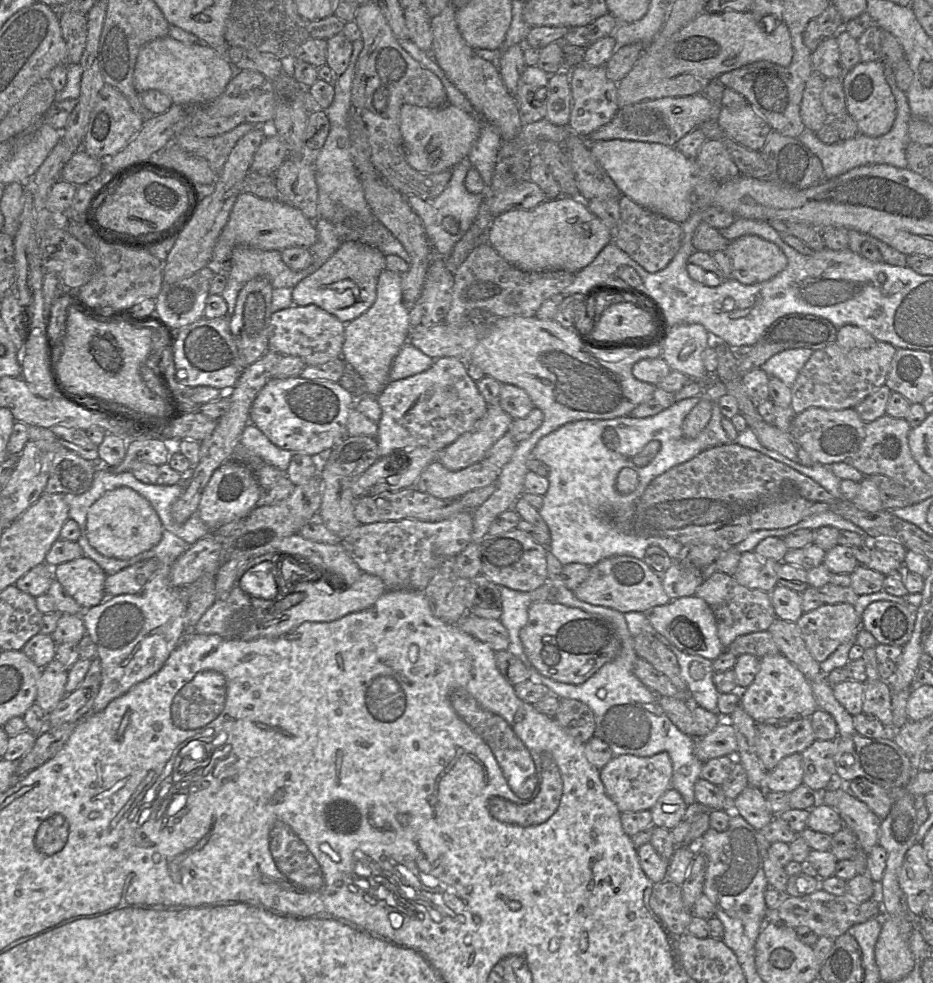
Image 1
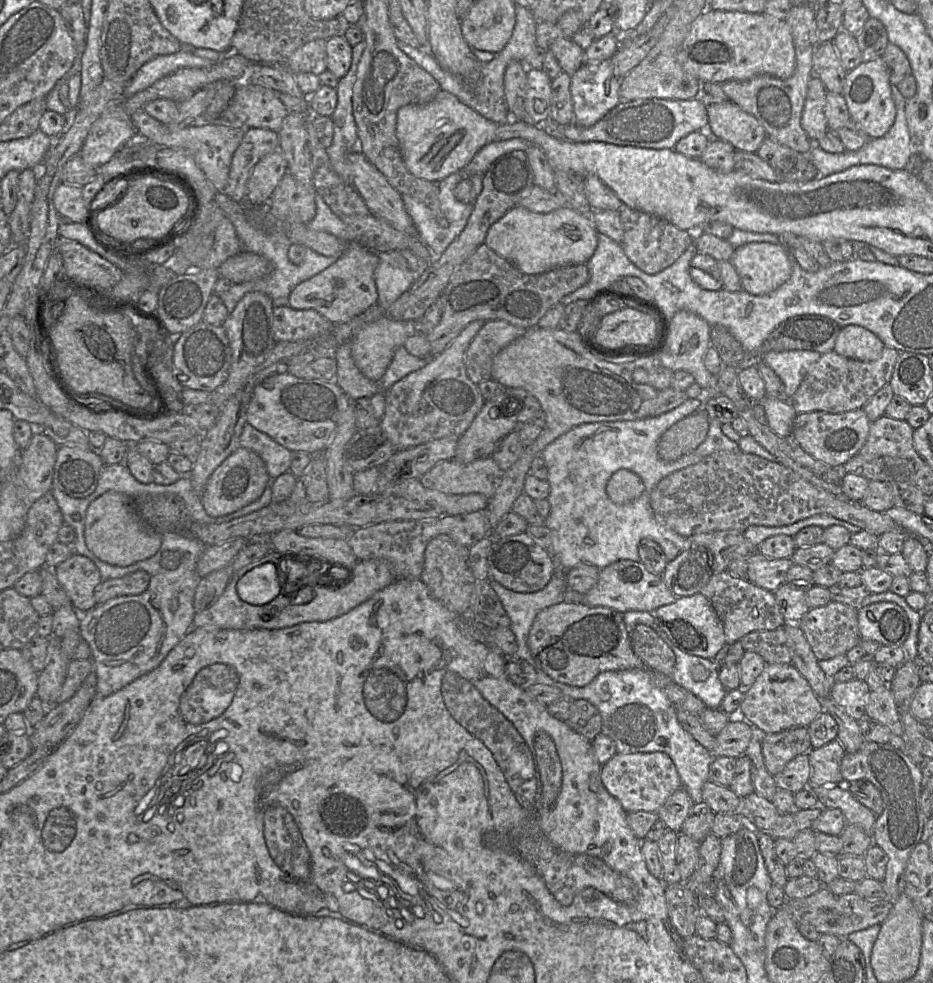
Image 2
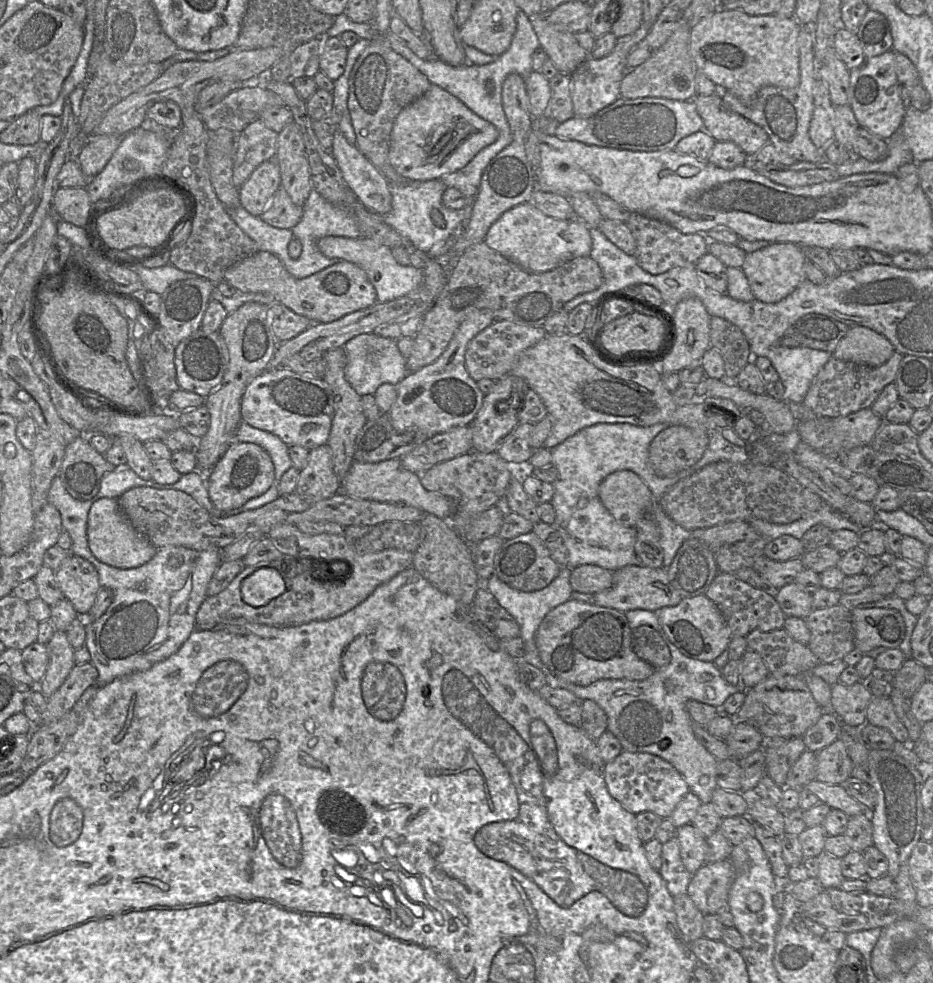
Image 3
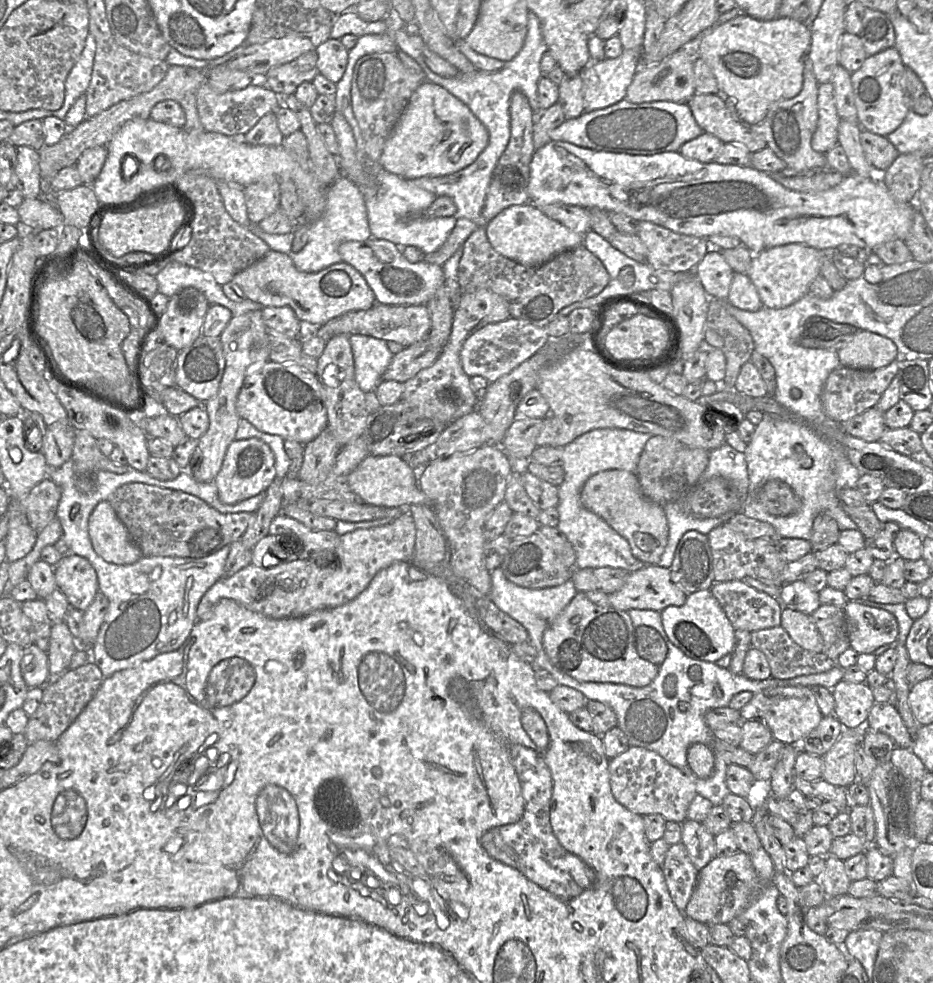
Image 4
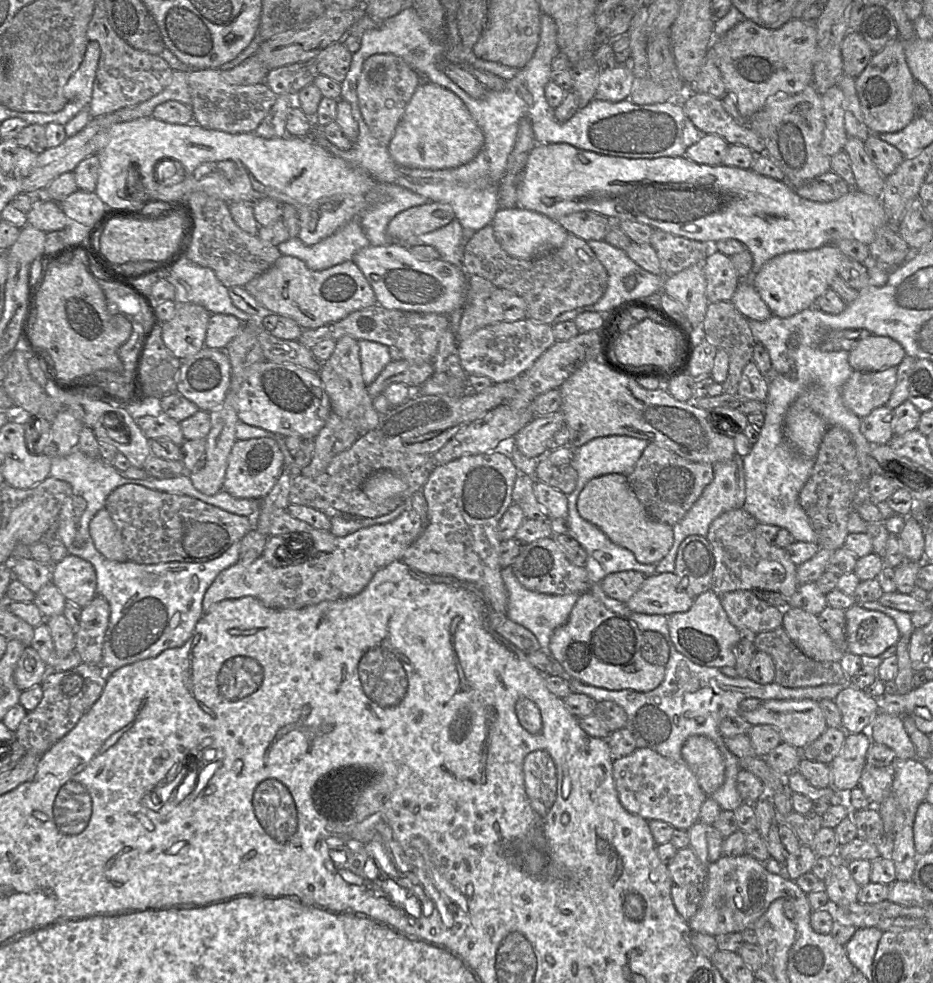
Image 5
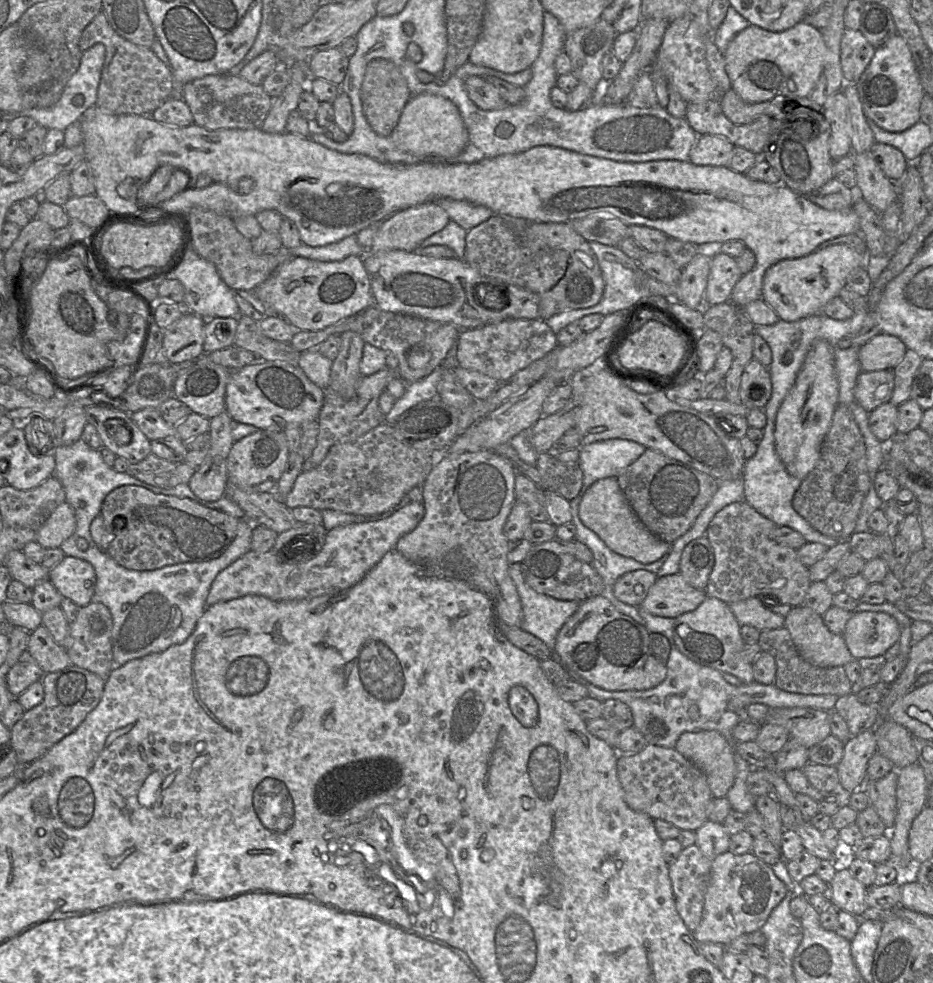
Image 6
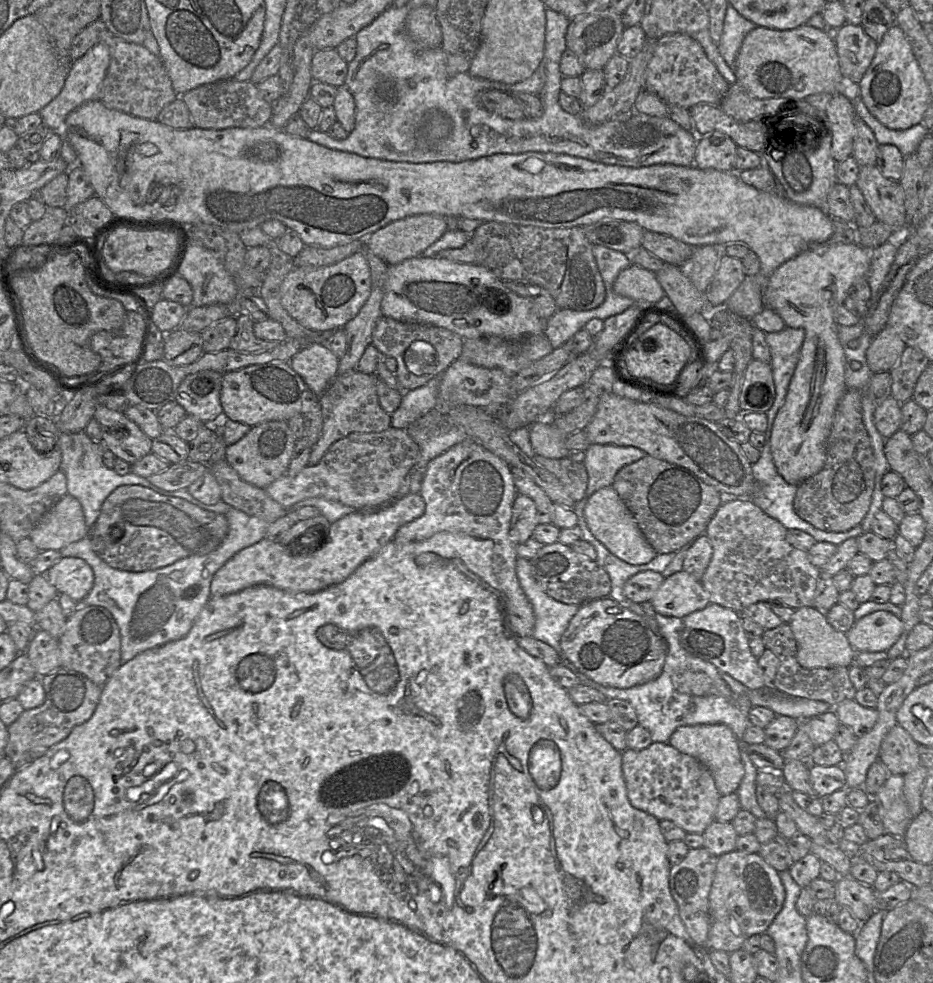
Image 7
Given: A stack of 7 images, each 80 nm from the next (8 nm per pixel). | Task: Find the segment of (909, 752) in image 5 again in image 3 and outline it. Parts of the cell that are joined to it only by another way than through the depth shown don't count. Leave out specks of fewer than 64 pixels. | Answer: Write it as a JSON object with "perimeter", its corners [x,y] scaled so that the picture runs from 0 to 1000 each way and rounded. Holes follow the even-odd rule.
{"perimeter":[[[935,709],[928,723],[928,736],[951,742],[962,755],[975,757],[971,740],[965,733],[953,709]]]}

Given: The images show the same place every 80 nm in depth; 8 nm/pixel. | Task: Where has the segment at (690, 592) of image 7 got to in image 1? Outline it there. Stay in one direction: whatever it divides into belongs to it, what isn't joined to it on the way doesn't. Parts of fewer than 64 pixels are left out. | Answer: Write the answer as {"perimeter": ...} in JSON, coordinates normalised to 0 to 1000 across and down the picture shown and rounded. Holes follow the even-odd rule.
{"perimeter":[[[670,565],[656,566],[633,576],[630,588],[614,601],[614,604],[625,612],[656,619],[668,625],[689,624],[720,611],[711,599],[710,590],[691,572]]]}

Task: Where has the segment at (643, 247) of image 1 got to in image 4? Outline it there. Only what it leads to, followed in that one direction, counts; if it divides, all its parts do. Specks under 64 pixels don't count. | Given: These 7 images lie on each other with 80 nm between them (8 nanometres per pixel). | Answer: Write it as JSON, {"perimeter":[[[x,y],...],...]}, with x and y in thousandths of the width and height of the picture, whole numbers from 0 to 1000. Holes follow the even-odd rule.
{"perimeter":[[[695,225],[684,227],[682,239],[695,253],[693,268],[703,275],[743,277],[759,256],[757,242],[725,237]]]}

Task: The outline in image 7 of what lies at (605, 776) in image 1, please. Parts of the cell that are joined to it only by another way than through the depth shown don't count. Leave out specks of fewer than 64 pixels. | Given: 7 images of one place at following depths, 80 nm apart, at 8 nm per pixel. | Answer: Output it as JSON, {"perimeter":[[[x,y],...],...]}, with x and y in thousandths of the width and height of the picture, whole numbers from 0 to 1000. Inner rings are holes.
{"perimeter":[[[700,755],[688,763],[671,762],[667,765],[667,785],[676,819],[701,830],[706,835],[717,834],[735,847],[752,848],[766,835],[773,809],[761,784],[746,771],[730,766],[716,756]]]}

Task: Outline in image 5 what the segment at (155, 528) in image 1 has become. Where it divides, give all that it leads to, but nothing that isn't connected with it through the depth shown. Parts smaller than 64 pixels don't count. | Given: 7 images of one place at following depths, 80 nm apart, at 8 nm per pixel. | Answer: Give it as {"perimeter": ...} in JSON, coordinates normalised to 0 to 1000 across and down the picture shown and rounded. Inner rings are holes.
{"perimeter":[[[113,517],[99,526],[95,542],[101,555],[111,567],[120,571],[136,571],[130,542]]]}

